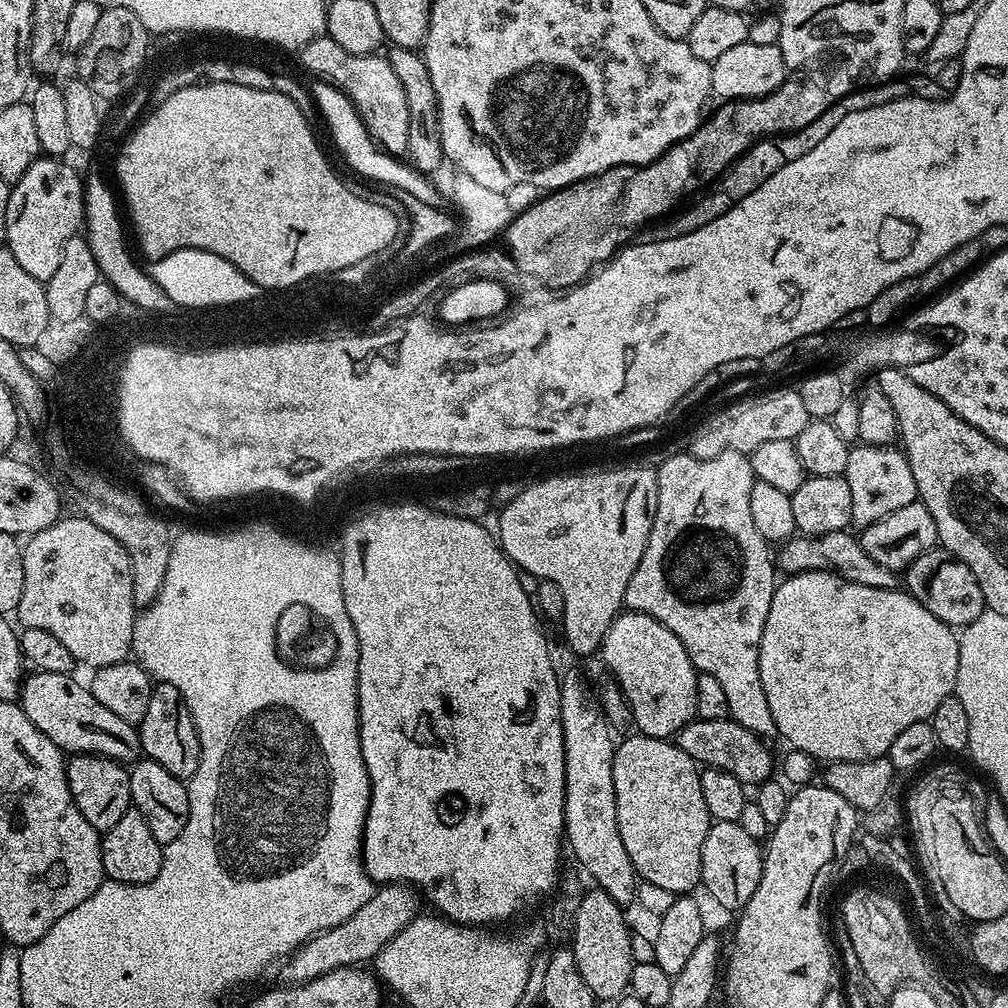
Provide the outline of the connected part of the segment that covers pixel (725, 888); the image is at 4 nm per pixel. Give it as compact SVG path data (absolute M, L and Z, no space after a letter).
M718 820L708 828L706 842L702 842L702 870L700 884L712 895L716 904L739 913L754 898L758 882L762 878L764 854L761 845L735 820Z

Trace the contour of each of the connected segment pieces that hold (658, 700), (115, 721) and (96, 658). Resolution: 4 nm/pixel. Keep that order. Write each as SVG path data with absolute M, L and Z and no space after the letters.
M621 611L604 635L599 655L612 671L615 681L632 711L637 733L659 740L675 737L696 716L697 671L682 642L662 622L641 612Z
M33 671L25 675L18 703L20 709L65 753L89 752L121 762L135 762L141 759L140 734L133 725L128 724L118 714L106 710L98 698L94 698L87 683L79 684L72 674L50 674Z
M83 514L77 516L65 515L63 518L56 520L50 526L46 526L46 530L38 530L27 537L24 549L24 581L22 582L22 598L18 602L14 616L15 619L21 620L24 628L33 628L34 630L46 630L46 634L54 634L54 638L58 638L58 642L62 642L62 646L66 646L66 650L70 650L70 654L81 665L92 664L93 669L102 666L110 666L116 664L119 660L129 659L132 652L132 631L136 625L134 620L131 624L104 624L104 612L131 612L137 615L138 609L134 598L132 597L132 567L130 566L130 558L128 552L118 542L118 538L114 538L110 534L106 534L106 530L102 530L98 526L94 526L94 522L90 522L88 517Z

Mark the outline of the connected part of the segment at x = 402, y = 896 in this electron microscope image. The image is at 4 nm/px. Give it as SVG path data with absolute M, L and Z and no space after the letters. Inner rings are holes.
M386 884L373 891L366 906L354 910L346 922L330 930L312 936L301 948L297 948L287 960L283 961L284 976L289 985L305 984L307 980L330 974L339 968L364 966L375 961L376 955L390 942L411 920L415 920L421 911L422 900L409 885ZM416 894L416 896L415 896ZM420 908L420 909L419 909Z

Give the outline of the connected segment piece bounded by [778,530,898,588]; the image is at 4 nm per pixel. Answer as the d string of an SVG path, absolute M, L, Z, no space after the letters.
M851 531L831 532L821 536L797 534L790 540L783 541L778 548L778 568L781 573L795 574L798 572L837 572L850 582L858 582L862 586L875 588L896 588L898 576L895 571L882 562L874 562L866 550L862 550L859 539L851 536Z

